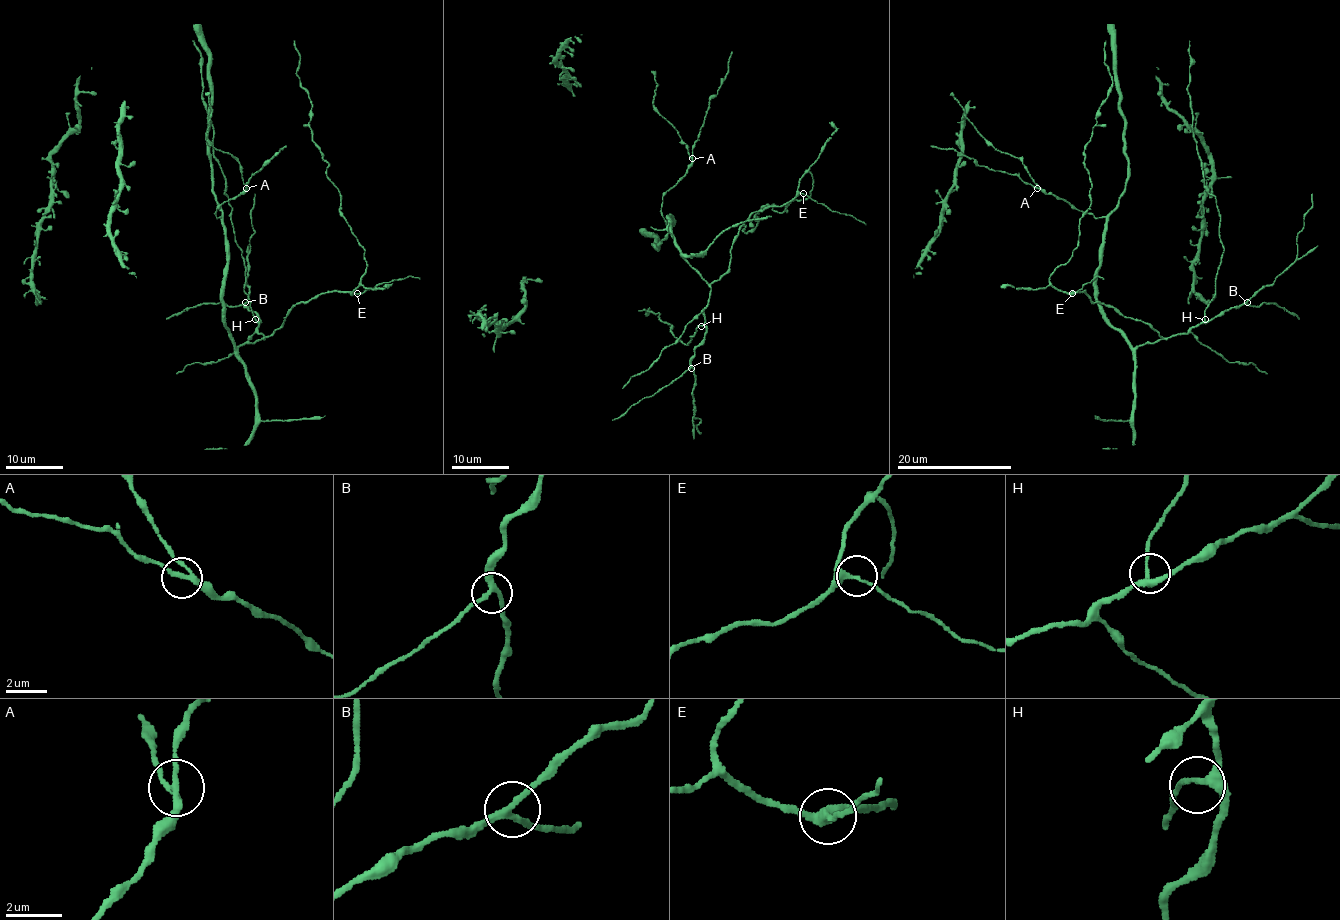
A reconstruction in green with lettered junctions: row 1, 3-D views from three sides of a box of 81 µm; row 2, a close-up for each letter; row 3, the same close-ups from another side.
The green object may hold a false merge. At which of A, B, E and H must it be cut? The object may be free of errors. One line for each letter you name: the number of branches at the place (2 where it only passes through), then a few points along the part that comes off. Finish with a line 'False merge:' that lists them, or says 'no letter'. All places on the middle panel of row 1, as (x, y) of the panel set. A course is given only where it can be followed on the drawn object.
False merge: no letter

